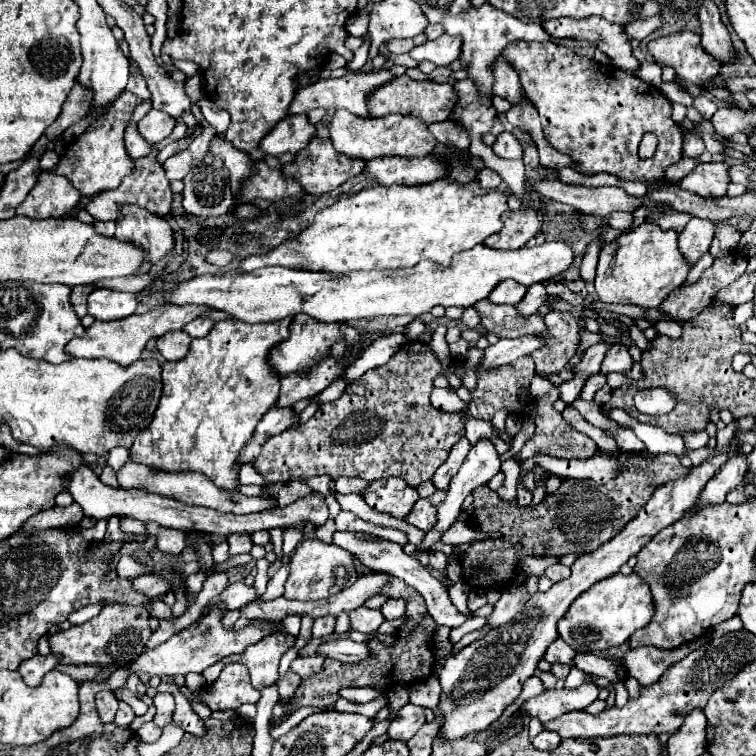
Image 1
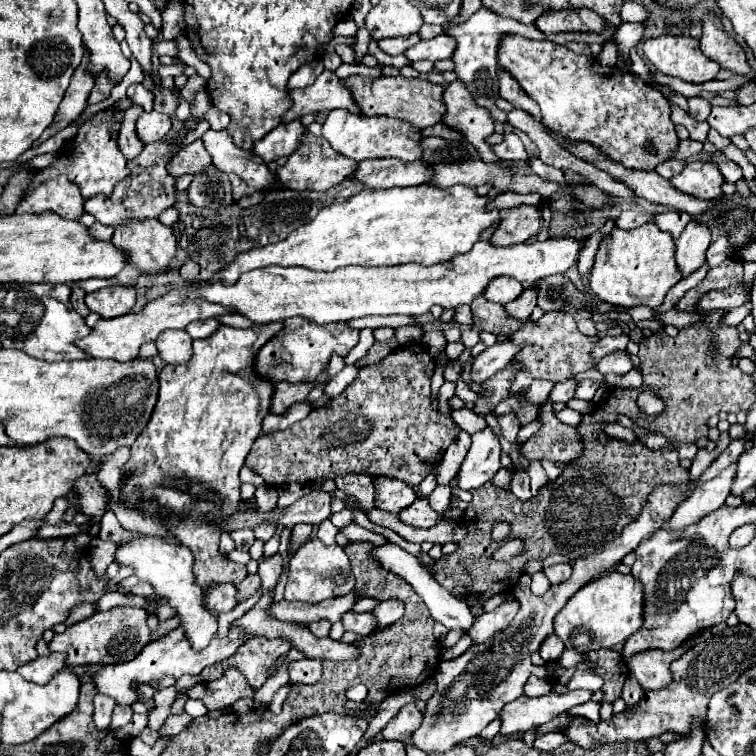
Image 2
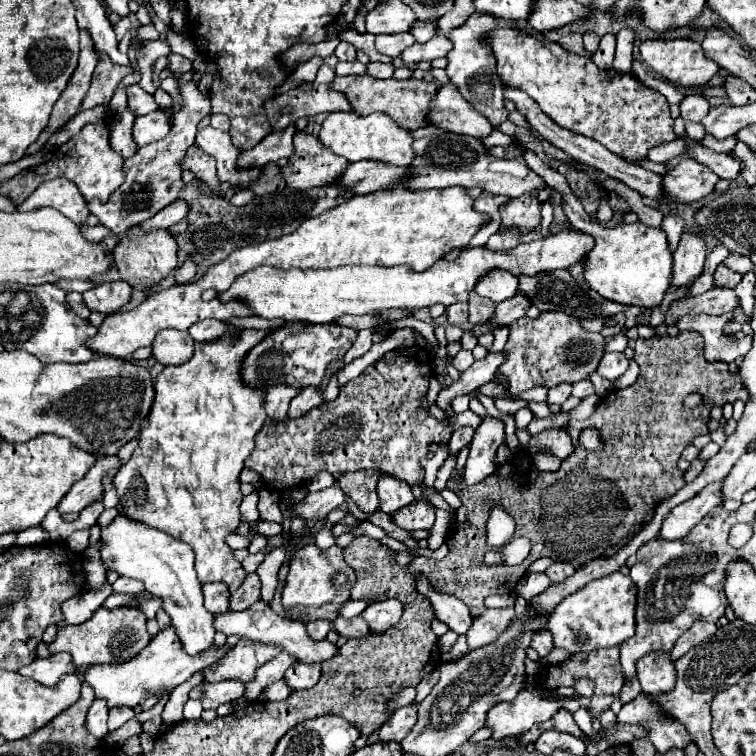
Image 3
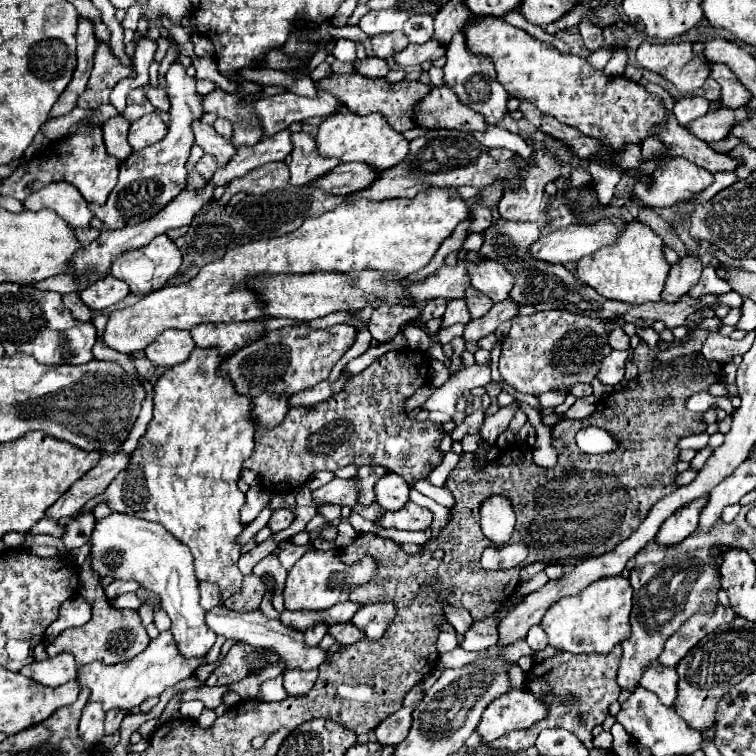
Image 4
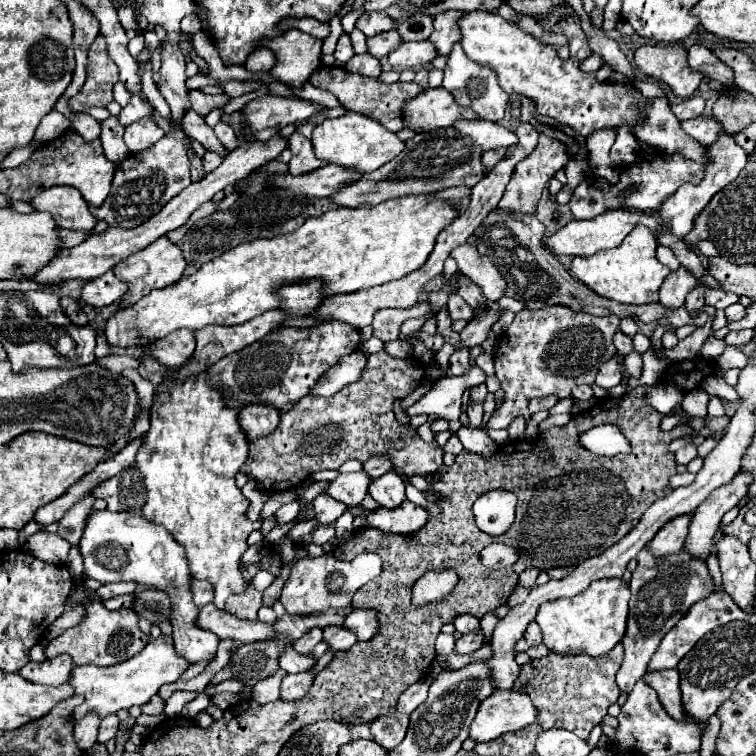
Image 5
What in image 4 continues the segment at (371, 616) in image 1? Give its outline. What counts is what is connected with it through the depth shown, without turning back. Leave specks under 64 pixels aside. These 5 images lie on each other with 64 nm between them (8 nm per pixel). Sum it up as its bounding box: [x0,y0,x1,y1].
[328,622,364,646]

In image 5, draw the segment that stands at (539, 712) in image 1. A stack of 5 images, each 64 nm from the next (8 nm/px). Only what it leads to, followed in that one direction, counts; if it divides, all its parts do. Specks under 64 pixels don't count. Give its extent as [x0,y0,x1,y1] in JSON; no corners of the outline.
[470,690,536,742]

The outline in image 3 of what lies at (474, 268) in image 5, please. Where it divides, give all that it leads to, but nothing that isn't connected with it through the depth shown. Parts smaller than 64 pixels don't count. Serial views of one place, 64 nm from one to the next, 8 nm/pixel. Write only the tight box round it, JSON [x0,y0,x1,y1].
[476,270,518,302]

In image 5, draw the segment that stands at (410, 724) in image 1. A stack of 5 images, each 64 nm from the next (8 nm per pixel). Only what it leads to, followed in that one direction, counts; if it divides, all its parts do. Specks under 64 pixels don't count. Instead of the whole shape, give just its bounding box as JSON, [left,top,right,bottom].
[370,712,410,750]

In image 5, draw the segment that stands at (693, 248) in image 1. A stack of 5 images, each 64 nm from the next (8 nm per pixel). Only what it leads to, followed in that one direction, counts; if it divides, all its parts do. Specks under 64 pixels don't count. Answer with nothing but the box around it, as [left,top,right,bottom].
[660,266,696,308]

